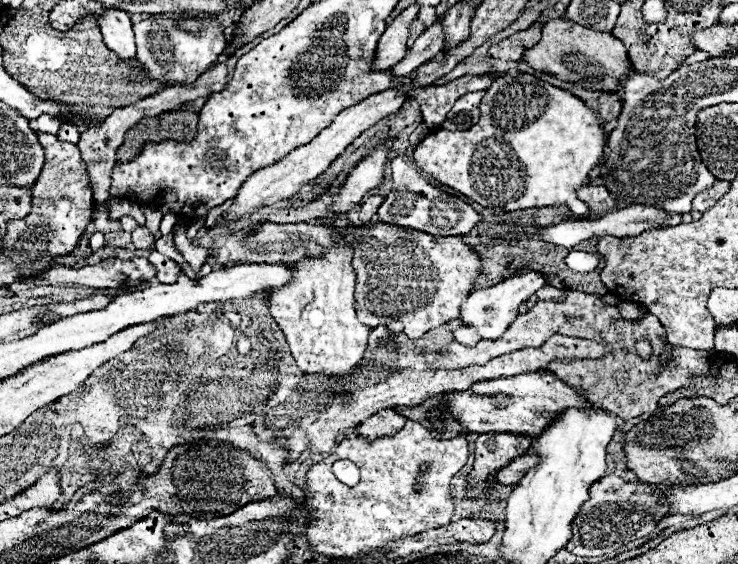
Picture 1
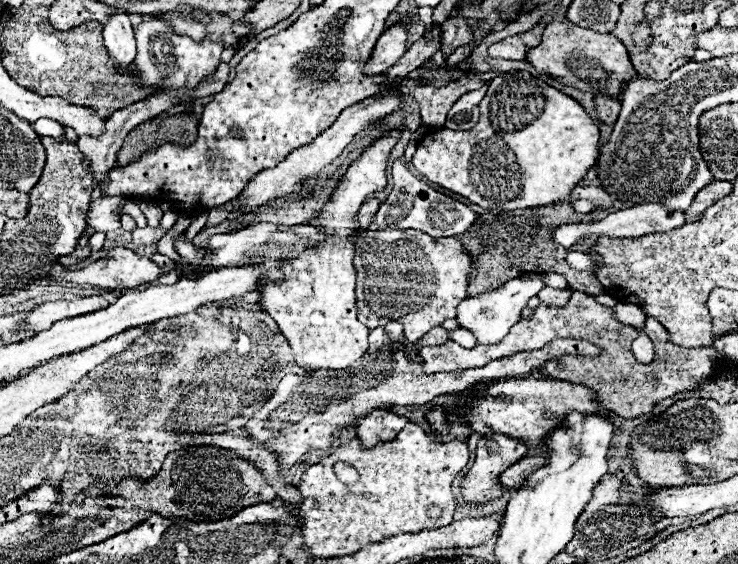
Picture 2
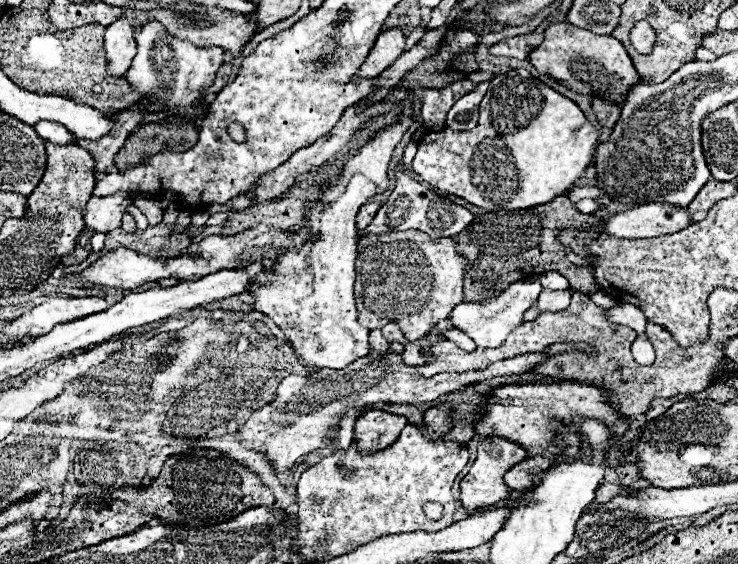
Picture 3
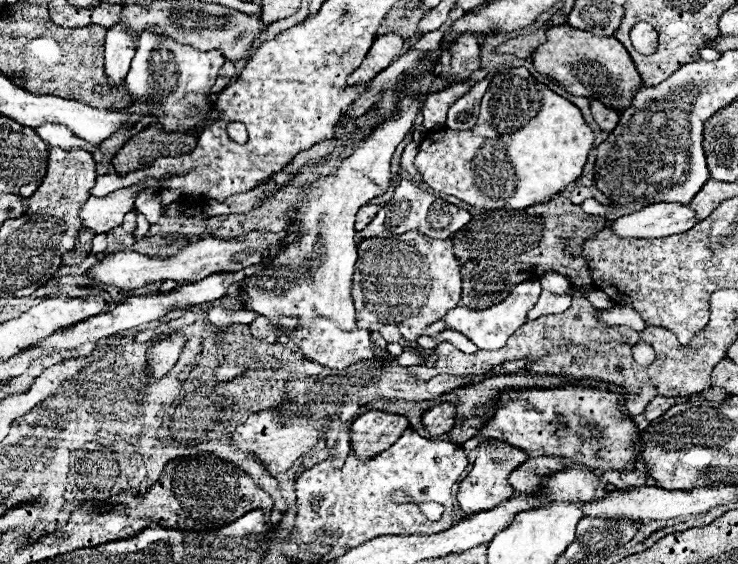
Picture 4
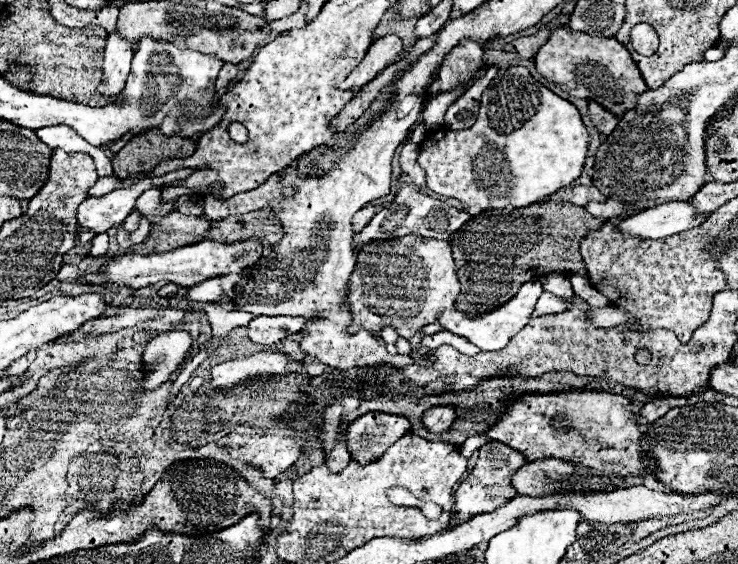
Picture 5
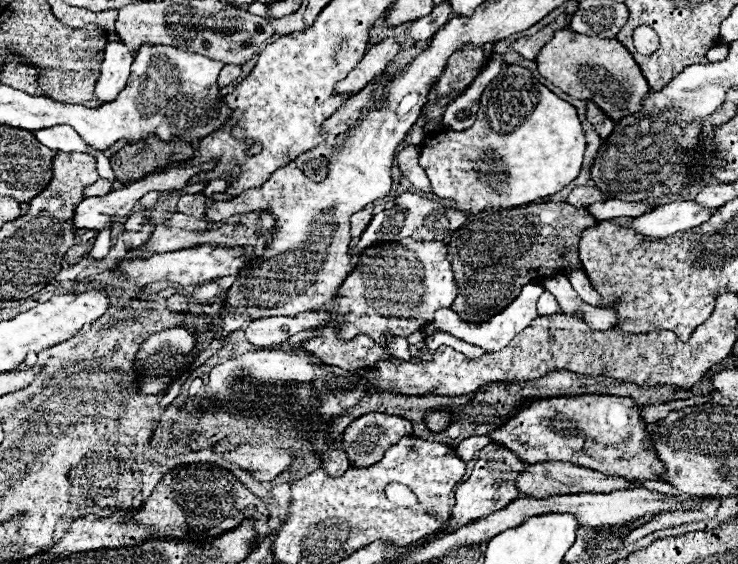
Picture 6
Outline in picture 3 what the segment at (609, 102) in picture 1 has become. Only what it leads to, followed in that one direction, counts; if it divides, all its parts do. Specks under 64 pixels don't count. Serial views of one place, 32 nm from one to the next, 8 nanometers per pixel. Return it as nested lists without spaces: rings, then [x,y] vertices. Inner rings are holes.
[[[594,98],[592,100],[592,112],[598,120],[598,124],[602,128],[612,128],[616,122],[618,122],[618,116],[620,116],[620,106],[616,104],[608,104],[600,98]]]

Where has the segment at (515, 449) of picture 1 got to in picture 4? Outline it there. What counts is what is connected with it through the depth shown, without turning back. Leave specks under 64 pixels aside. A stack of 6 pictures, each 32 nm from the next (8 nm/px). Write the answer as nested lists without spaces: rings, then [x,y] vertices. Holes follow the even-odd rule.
[[[488,438],[486,442],[482,442],[480,448],[478,448],[478,458],[474,462],[474,468],[460,482],[460,488],[458,488],[458,494],[456,494],[458,510],[462,510],[462,516],[466,518],[466,516],[472,516],[472,514],[496,508],[506,498],[510,498],[514,494],[514,490],[508,484],[508,476],[514,468],[518,468],[518,464],[522,464],[522,460],[528,460],[528,456],[522,450],[510,446],[502,440]]]

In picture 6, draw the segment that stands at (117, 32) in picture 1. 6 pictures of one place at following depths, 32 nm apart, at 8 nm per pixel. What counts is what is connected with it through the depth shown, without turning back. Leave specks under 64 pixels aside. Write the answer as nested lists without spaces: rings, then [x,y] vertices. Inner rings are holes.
[[[112,42],[106,46],[100,78],[94,88],[94,98],[100,102],[100,106],[112,102],[118,96],[118,92],[126,86],[132,60],[134,54],[124,42]]]

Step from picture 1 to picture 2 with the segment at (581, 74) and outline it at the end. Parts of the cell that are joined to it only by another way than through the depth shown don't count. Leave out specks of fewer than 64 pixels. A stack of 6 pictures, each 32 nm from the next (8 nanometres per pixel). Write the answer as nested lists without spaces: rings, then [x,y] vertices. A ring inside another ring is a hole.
[[[568,20],[550,22],[542,34],[542,44],[526,54],[526,60],[540,72],[560,78],[560,82],[578,88],[582,92],[600,92],[600,96],[614,96],[620,100],[624,82],[634,80],[636,70],[628,58],[624,44],[612,34],[598,34],[588,28],[580,28]]]

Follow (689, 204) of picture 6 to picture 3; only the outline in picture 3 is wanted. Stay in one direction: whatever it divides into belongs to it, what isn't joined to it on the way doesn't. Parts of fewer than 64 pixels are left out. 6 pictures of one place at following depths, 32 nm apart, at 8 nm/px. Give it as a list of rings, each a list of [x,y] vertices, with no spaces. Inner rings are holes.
[[[644,204],[604,220],[596,232],[608,232],[618,238],[648,238],[666,236],[670,232],[680,232],[692,224],[688,208],[678,208],[672,204]]]

